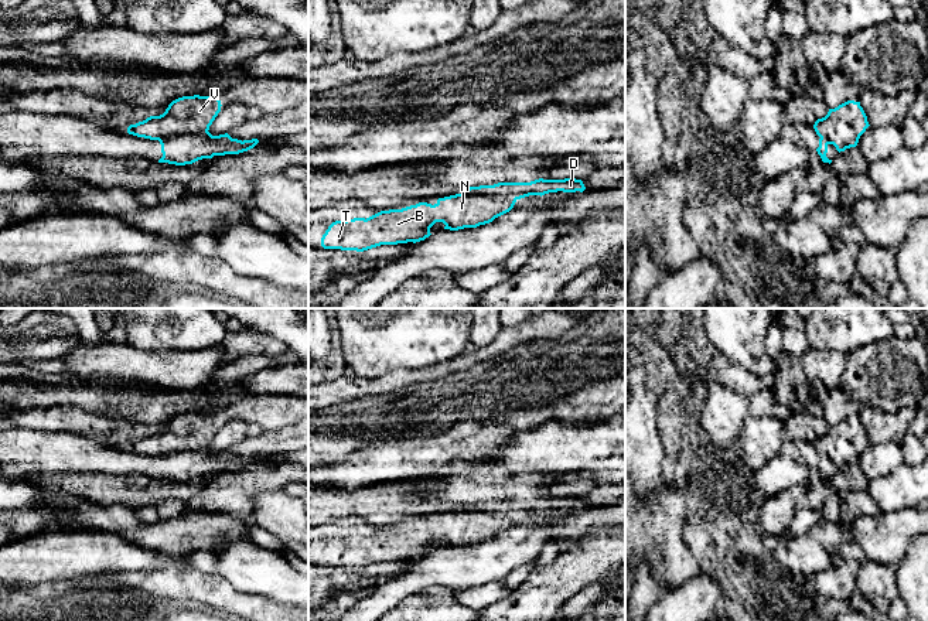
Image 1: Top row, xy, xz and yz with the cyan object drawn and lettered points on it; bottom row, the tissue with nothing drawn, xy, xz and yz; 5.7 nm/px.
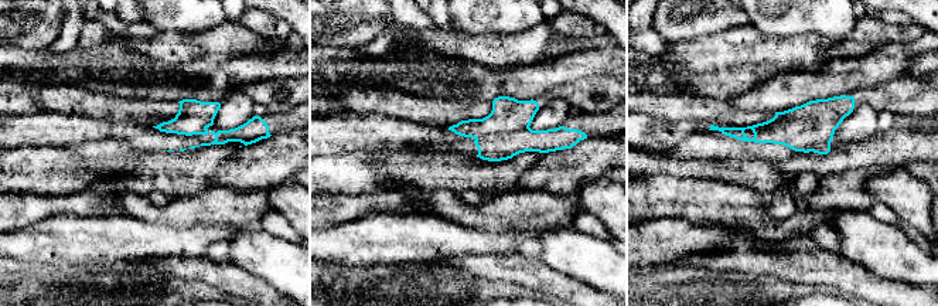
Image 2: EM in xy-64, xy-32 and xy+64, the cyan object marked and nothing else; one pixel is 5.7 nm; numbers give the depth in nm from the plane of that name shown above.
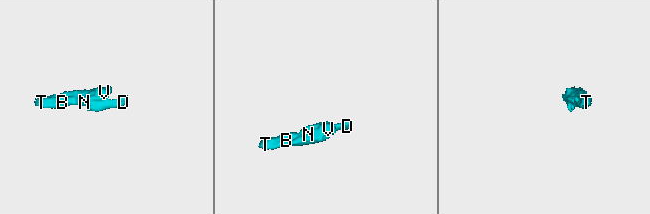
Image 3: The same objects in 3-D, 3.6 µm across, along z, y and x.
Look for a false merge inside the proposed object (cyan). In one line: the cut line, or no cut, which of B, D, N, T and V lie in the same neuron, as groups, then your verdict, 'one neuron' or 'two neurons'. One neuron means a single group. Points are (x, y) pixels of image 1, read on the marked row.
cut xy (207, 130), (171, 135), (159, 140); groups B N T V / D; two neurons

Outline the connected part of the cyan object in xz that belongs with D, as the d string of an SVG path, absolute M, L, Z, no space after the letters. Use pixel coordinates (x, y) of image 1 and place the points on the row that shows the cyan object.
M535 180L530 182L498 182L494 185L480 185L478 192L491 195L499 201L516 201L529 195L545 195L549 192L583 192L586 190L581 180Z

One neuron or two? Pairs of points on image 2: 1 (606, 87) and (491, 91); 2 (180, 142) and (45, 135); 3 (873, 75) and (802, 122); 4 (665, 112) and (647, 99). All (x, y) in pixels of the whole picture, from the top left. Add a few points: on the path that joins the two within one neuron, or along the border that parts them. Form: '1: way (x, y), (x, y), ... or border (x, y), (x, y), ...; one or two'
1: border (580, 78), (556, 81), (534, 99); two
2: way (146, 139), (136, 132), (79, 131); one
3: border (882, 82), (858, 87), (841, 95); two
4: way (661, 108), (651, 104); one

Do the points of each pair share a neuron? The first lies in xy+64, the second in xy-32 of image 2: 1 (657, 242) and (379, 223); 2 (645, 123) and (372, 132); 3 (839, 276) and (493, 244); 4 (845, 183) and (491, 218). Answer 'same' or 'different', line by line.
1: same
2: same
3: different
4: different

